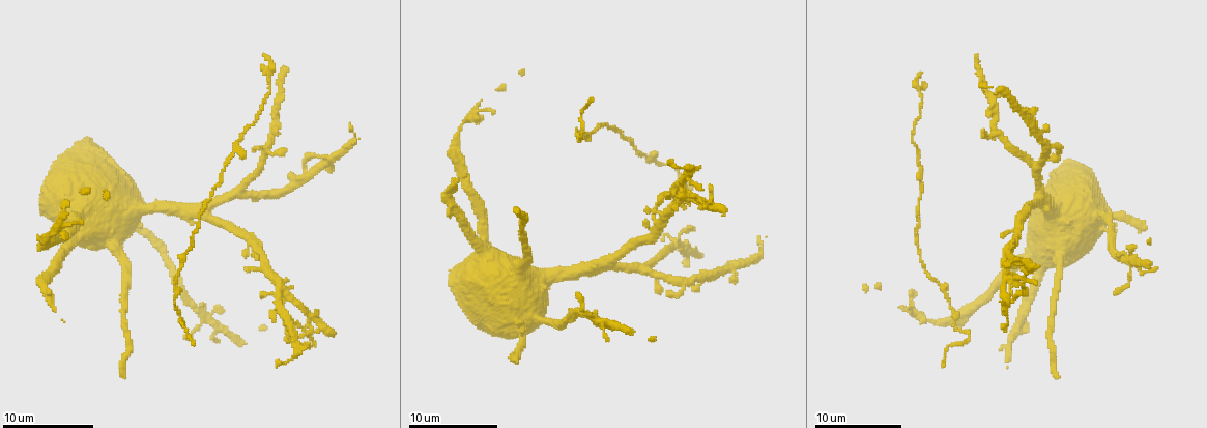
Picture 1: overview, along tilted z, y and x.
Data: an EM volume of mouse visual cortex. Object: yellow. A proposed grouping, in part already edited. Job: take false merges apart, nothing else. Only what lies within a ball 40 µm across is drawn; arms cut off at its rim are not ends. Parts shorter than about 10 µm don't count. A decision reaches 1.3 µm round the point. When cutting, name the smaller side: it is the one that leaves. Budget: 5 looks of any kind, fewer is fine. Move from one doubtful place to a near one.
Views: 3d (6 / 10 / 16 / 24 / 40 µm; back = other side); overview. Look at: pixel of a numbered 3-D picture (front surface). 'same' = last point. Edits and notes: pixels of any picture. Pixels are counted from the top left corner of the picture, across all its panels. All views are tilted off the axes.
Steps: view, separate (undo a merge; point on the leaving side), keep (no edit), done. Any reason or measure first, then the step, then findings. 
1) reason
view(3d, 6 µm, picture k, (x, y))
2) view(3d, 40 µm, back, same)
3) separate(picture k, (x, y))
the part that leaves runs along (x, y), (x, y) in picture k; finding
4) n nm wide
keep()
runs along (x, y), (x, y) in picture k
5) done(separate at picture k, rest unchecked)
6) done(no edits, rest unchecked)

sudden change in width
view(3d, 10 µm, picture 1, (233, 154))

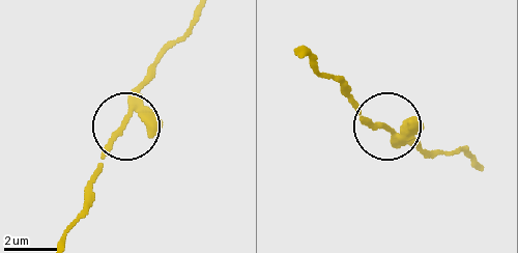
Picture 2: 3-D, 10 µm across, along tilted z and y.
190 nm wide
keep()
continuous, no second cell

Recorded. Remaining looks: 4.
arms part here
view(3d, 10 µm, picture 1, (648, 269))

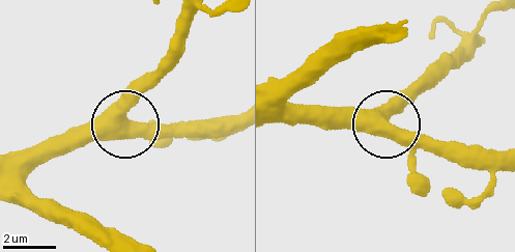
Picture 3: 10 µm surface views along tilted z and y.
view(3d, 10 µm, back, picture 3, (124, 121))

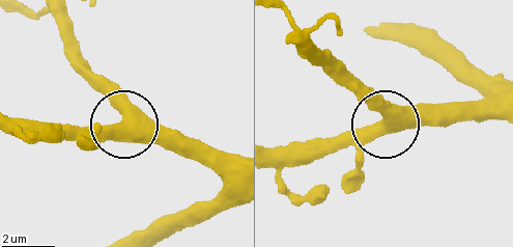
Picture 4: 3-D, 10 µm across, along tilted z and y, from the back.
480 nm wide
keep()
one cell here

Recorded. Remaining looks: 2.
view(3d, 6 µm, picture 1, (1040, 196))

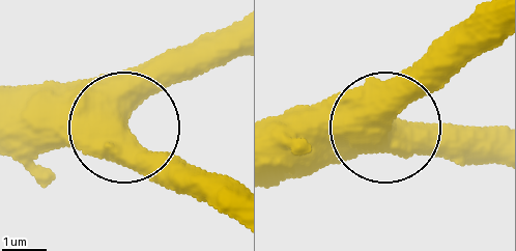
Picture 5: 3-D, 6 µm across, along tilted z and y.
other side
view(3d, 6 µm, back, picture 5, (379, 133))

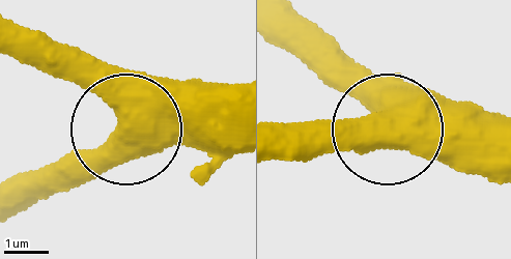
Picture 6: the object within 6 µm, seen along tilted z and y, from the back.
780 nm wide
keep()
one cell here

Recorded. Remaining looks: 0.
done(no edits, rest unchecked)

